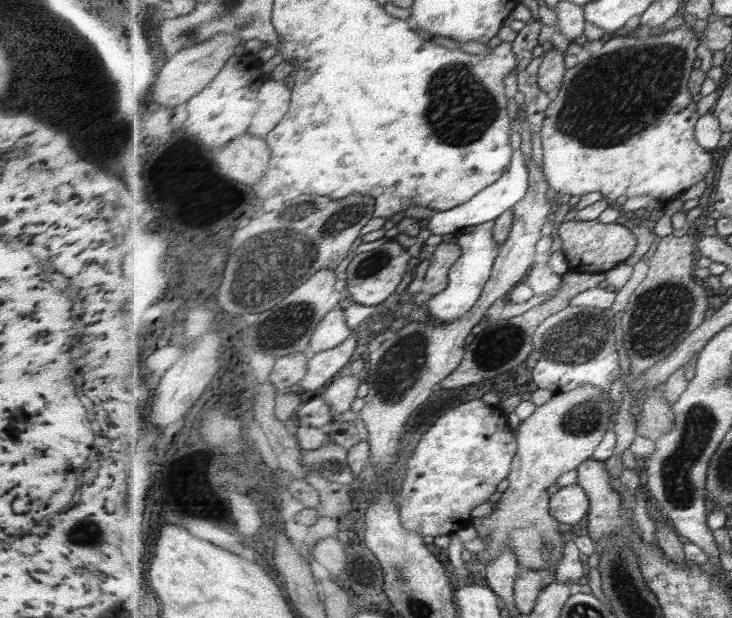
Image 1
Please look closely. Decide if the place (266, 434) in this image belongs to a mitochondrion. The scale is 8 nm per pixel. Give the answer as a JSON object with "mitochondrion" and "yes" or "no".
{"mitochondrion":"no"}

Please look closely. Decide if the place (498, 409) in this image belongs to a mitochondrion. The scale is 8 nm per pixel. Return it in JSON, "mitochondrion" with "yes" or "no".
{"mitochondrion":"no"}

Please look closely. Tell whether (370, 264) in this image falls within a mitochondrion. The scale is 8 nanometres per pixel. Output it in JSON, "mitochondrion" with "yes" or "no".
{"mitochondrion":"yes"}

